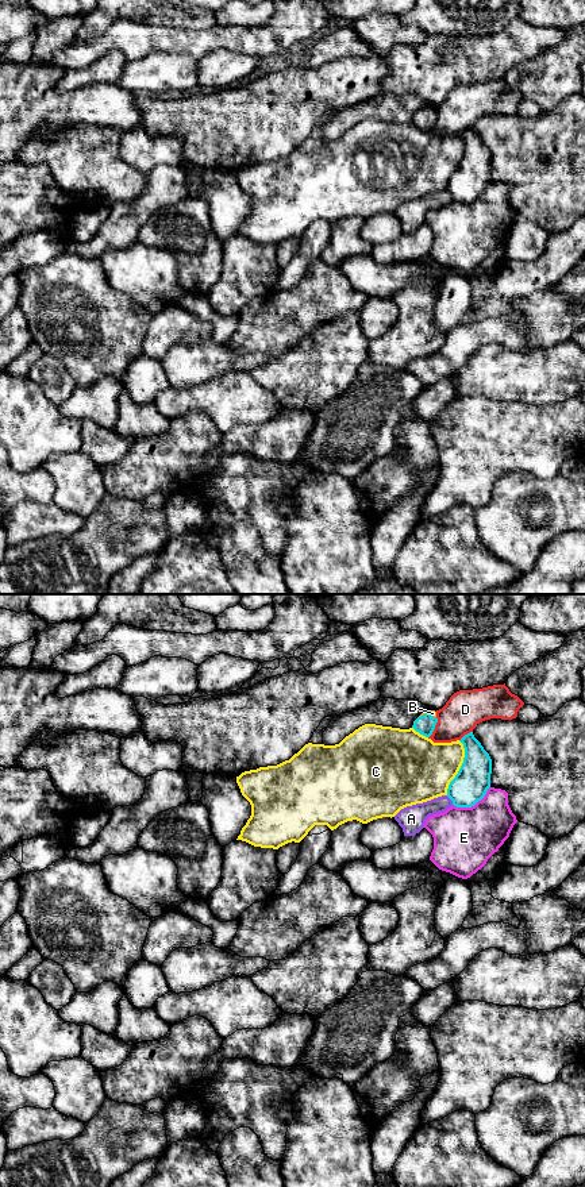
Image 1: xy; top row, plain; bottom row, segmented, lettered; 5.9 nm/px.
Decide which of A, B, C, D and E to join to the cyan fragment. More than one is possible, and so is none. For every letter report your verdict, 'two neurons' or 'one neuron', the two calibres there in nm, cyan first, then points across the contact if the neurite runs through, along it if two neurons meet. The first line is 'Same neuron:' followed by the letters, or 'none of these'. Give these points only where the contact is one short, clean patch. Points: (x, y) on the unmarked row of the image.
Same neuron: B
A: two neurons; 200 nm thick on the cyan side, 150 nm on the other
B: one neuron; 120 nm thick on the cyan side, 40 nm on the other; runs through xy (424, 119), (427, 108), (433, 108)
C: two neurons; 200 nm thick on the cyan side, 380 nm on the other
D: two neurons; 120 nm thick on the cyan side, 220 nm on the other
E: two neurons; 200 nm thick on the cyan side, 360 nm on the other

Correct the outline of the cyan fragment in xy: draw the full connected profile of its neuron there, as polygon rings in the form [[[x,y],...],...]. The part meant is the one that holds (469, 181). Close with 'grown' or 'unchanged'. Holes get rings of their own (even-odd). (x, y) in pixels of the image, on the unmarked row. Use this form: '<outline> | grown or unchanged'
[[[473,127],[459,136],[463,139],[465,153],[458,169],[449,180],[447,192],[457,203],[472,203],[490,182],[492,154]]] | unchanged

